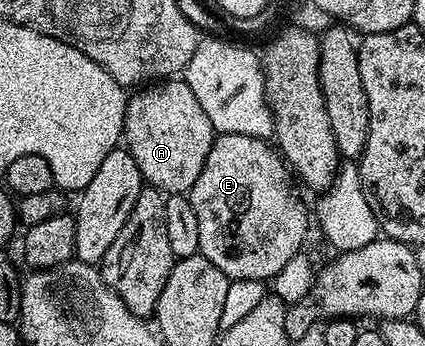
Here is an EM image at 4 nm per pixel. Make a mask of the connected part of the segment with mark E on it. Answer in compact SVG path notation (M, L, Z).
M218 134L205 159L205 167L201 175L197 175L197 183L193 183L189 194L197 215L199 253L209 259L213 267L221 267L228 279L236 282L263 281L266 277L267 280L274 279L277 271L281 271L281 267L285 267L285 263L304 248L303 240L307 237L309 205L295 190L296 182L287 162L267 144L264 138L253 135Z

